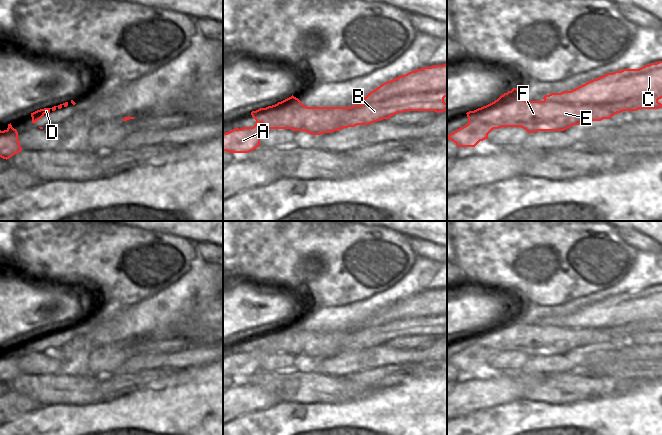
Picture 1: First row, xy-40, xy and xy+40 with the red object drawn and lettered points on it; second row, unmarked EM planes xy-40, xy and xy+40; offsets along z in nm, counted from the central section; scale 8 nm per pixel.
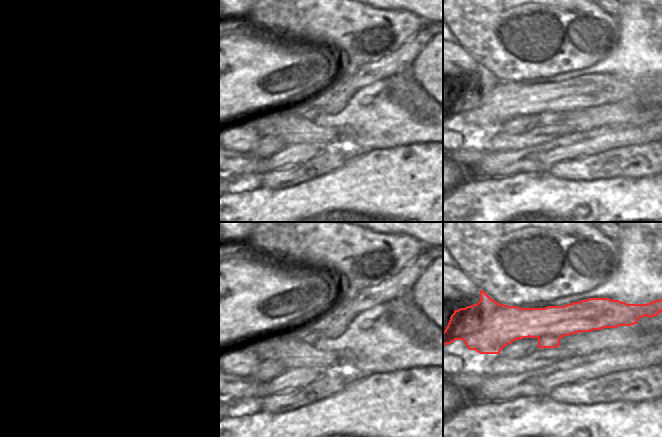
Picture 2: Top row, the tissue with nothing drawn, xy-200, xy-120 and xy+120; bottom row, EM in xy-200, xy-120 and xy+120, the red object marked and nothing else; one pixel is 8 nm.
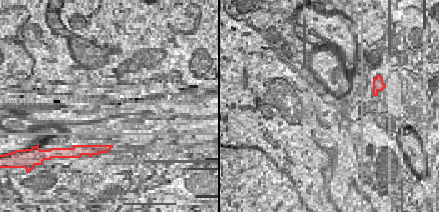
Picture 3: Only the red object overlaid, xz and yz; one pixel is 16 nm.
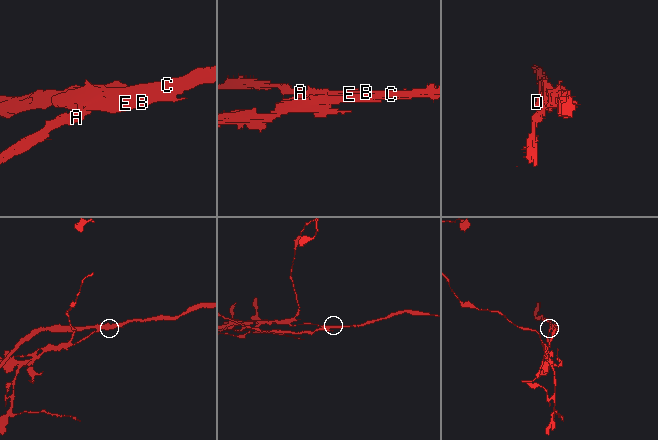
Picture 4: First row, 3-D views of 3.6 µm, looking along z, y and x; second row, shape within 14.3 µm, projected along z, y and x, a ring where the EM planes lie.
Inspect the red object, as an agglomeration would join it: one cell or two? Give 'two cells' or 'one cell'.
two cells

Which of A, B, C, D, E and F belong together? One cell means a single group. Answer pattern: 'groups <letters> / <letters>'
groups A B D E F / C

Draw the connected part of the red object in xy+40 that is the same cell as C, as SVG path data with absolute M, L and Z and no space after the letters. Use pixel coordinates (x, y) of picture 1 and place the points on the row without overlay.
M662 285L645 289L639 293L623 293L613 297L607 297L597 303L593 303L571 315L551 317L543 321L543 325L525 325L520 322L521 313L513 312L511 315L501 319L498 327L563 327L565 329L607 329L609 327L621 327L633 321L643 319L662 318Z

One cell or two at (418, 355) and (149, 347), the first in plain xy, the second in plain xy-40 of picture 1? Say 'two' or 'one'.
two

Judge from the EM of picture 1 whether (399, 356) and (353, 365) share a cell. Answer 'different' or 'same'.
same

